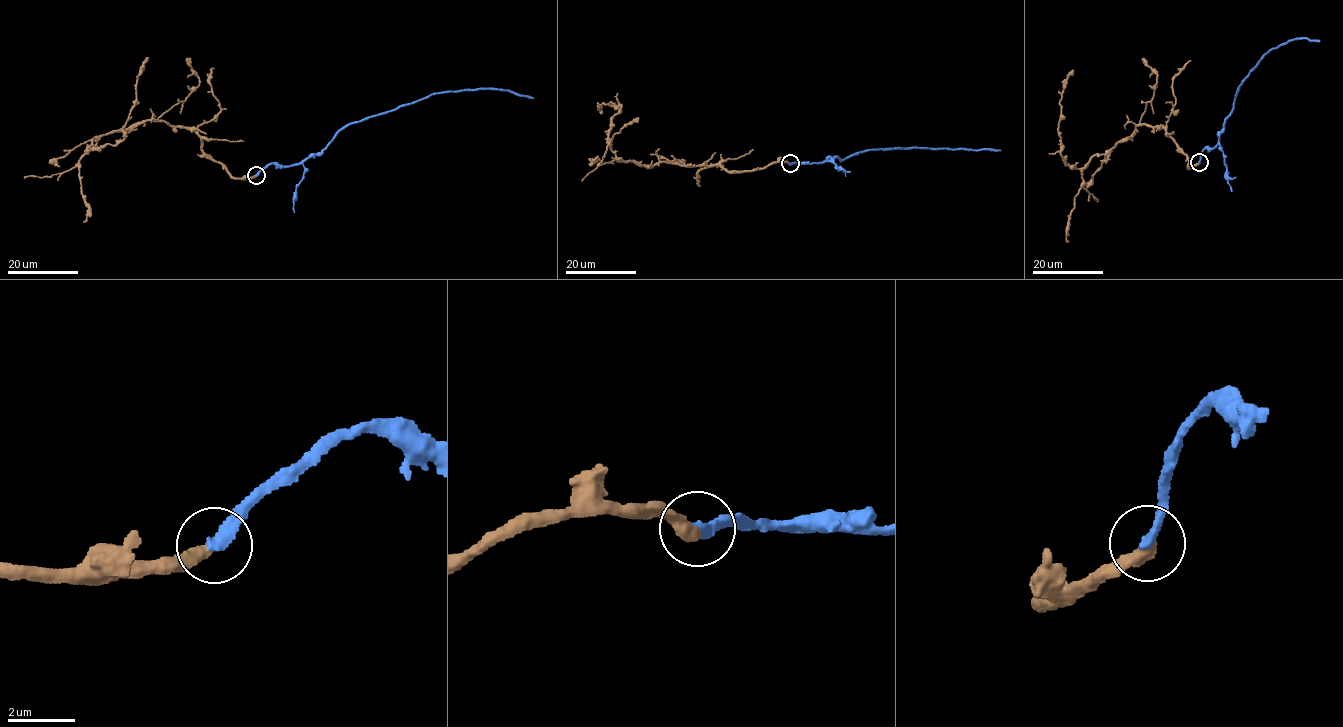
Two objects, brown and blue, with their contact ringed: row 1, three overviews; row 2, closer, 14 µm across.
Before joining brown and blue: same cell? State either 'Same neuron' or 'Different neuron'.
Different neuron

